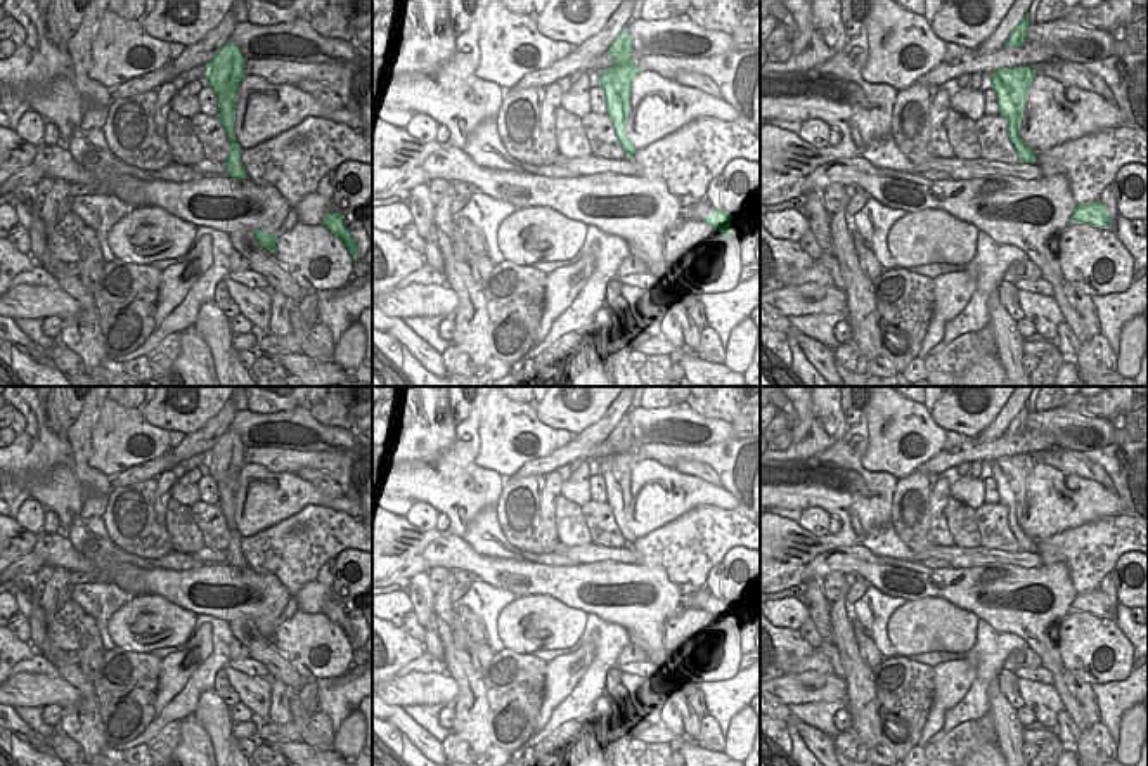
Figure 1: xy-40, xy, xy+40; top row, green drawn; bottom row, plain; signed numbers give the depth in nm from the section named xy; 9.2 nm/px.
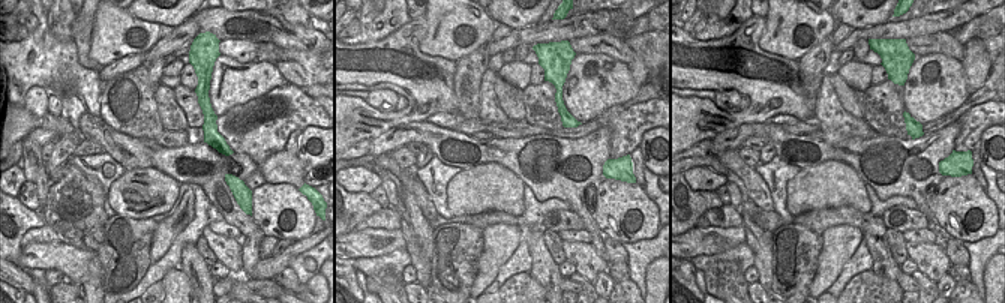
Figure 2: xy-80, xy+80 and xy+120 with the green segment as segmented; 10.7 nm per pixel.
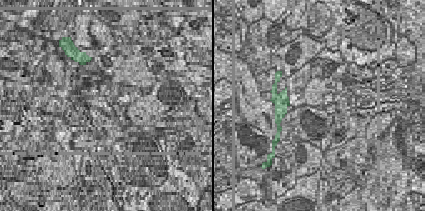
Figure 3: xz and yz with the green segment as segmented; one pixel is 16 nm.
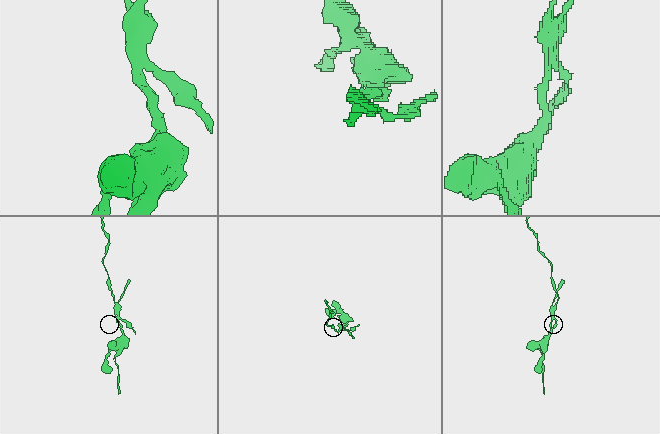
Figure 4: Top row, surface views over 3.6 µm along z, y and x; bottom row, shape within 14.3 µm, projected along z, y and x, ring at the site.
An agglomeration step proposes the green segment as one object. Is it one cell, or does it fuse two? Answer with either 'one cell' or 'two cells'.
two cells

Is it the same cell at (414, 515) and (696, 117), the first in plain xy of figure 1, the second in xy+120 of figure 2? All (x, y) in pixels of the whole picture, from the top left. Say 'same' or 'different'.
different

